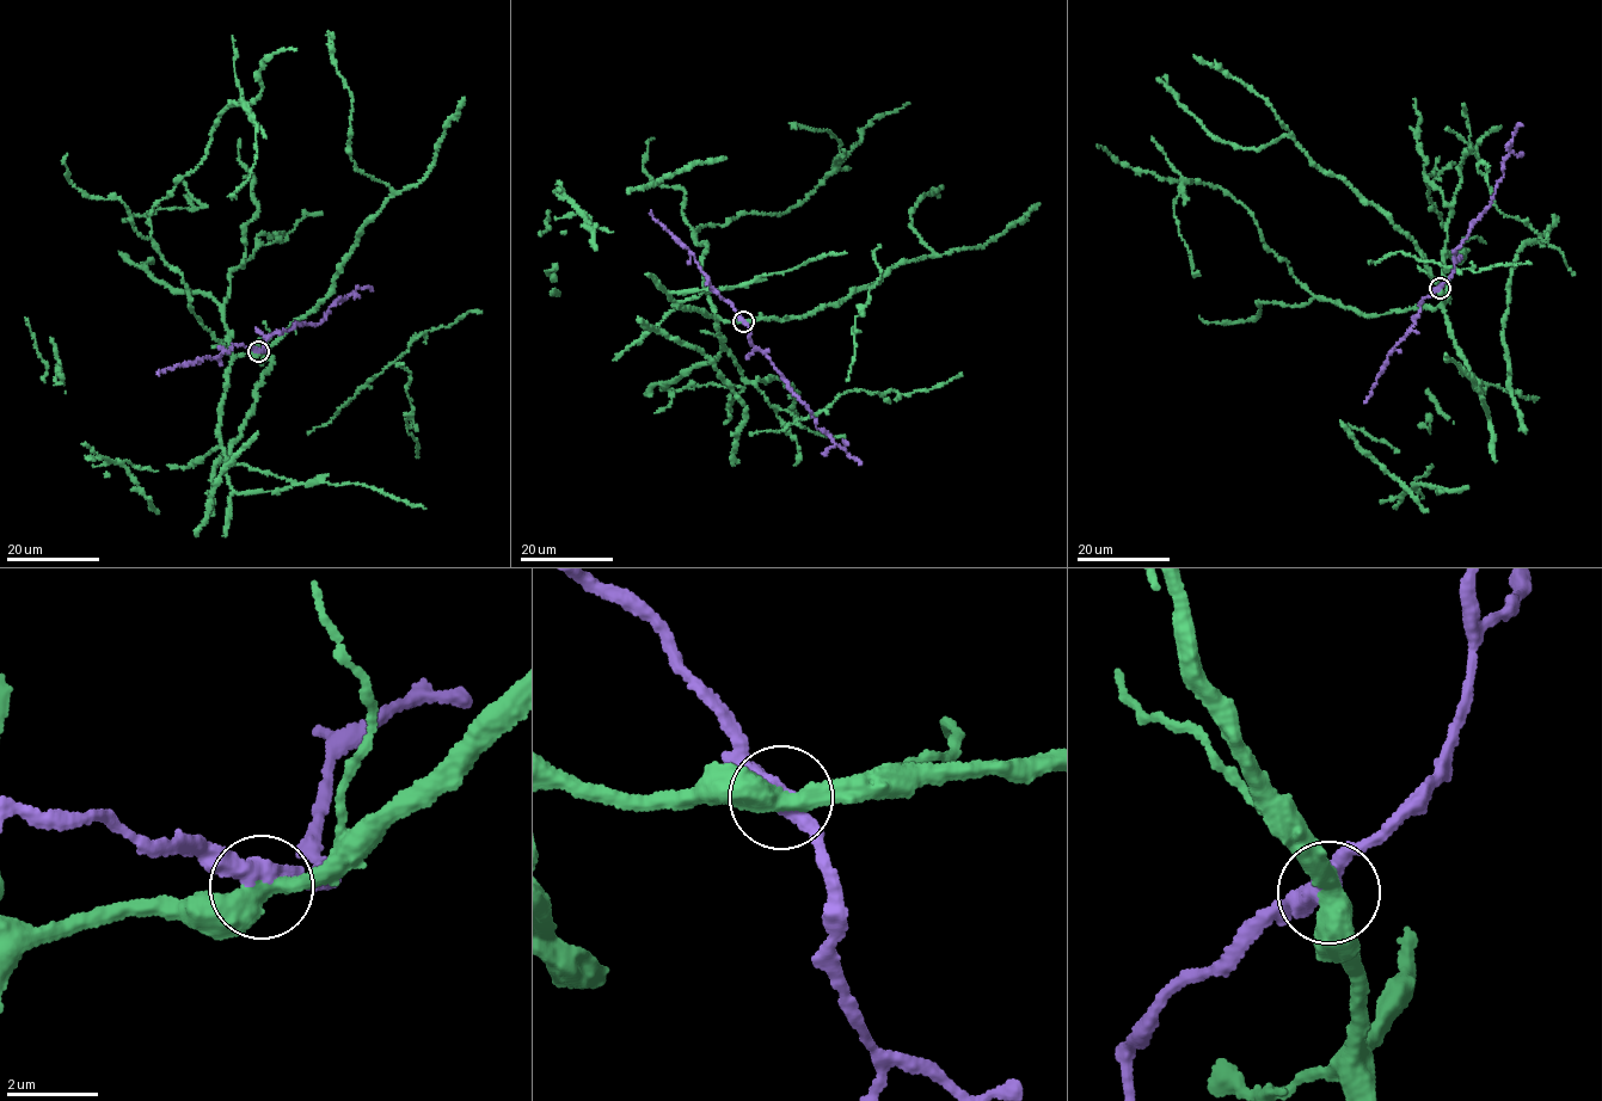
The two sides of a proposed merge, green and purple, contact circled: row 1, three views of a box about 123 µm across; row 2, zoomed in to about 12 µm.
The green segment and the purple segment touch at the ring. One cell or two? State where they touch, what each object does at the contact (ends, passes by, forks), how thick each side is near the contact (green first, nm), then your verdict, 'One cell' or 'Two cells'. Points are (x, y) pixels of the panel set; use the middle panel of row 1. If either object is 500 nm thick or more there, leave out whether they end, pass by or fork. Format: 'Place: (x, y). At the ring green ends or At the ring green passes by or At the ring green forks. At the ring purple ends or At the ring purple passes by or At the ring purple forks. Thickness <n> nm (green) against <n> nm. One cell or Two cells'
Place: (743, 321). At the ring green passes by. At the ring purple passes by. Thickness 480 nm (green) against 400 nm. Two cells

